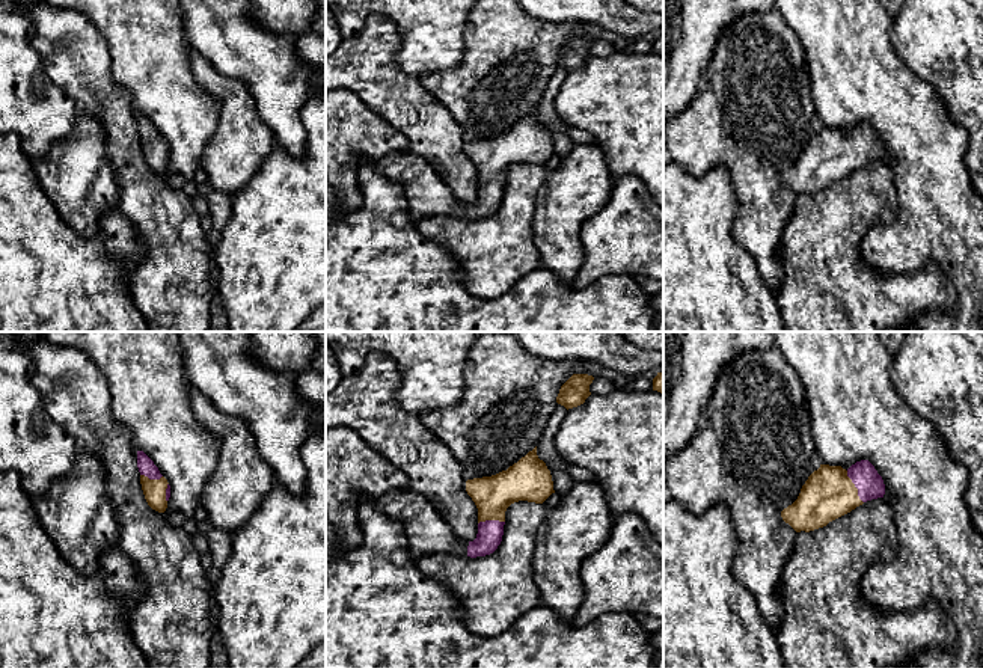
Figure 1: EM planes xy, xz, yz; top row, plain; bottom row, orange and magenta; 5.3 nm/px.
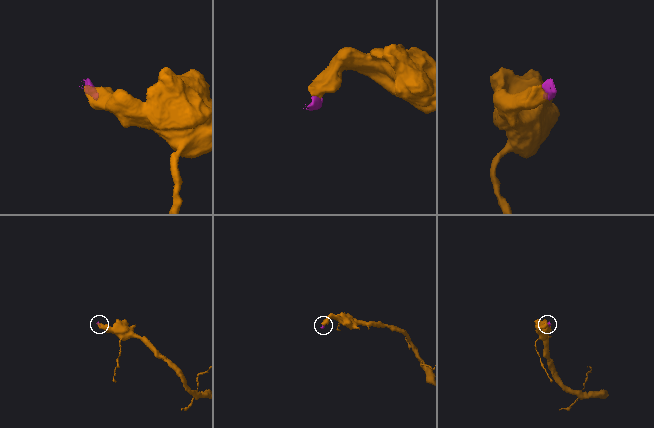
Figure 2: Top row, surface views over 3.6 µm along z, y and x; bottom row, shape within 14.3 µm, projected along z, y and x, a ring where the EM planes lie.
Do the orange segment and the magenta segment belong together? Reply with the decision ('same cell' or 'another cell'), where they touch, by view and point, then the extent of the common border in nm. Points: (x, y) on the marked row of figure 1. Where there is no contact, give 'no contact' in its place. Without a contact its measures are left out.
same cell | yz (855, 487) | 200 nm

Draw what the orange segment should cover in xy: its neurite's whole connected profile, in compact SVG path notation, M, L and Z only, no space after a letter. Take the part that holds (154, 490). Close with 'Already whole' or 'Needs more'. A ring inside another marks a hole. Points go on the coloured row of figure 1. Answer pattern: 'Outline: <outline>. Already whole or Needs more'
Outline: M137 451L137 467L148 505L158 513L164 513L170 498L170 486L167 480L143 451Z. Needs more

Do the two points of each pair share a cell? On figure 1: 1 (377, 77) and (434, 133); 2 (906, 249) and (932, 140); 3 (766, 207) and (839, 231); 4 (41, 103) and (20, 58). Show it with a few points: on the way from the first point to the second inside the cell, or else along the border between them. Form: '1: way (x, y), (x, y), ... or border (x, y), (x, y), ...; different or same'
1: way (391, 91), (421, 119); same
2: way (930, 222), (930, 168); same
3: border (796, 195), (793, 211), (778, 248); different
4: way (30, 92), (20, 82), (20, 68); same

